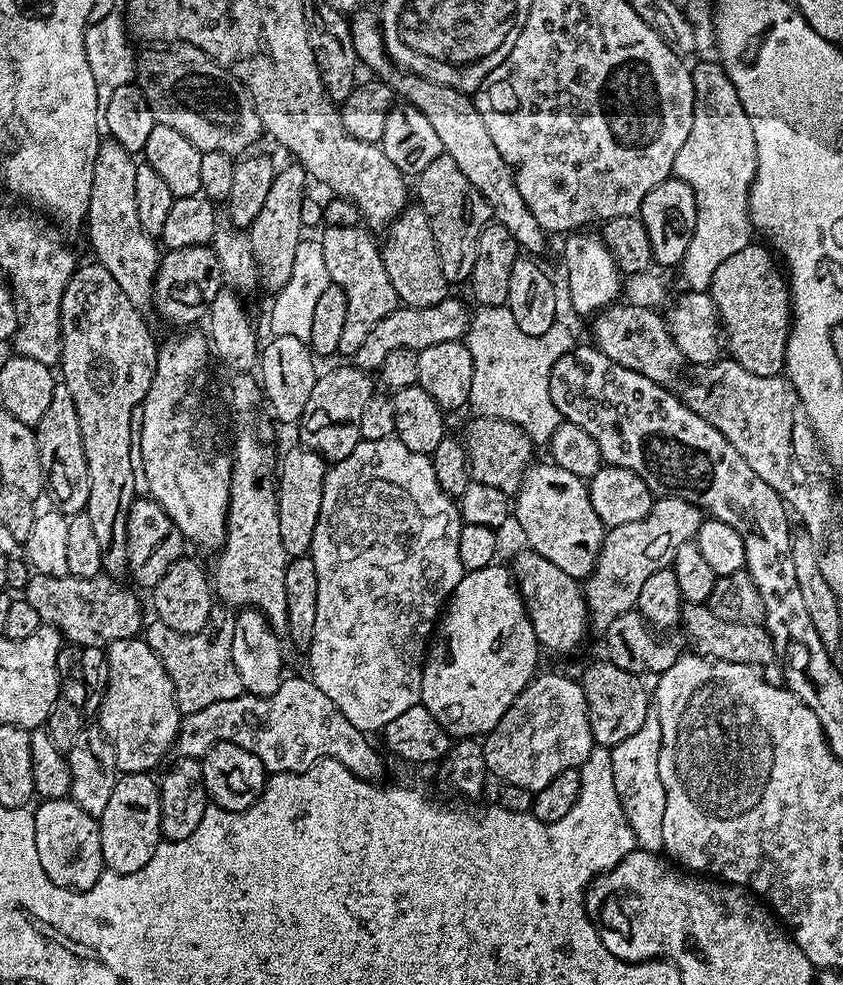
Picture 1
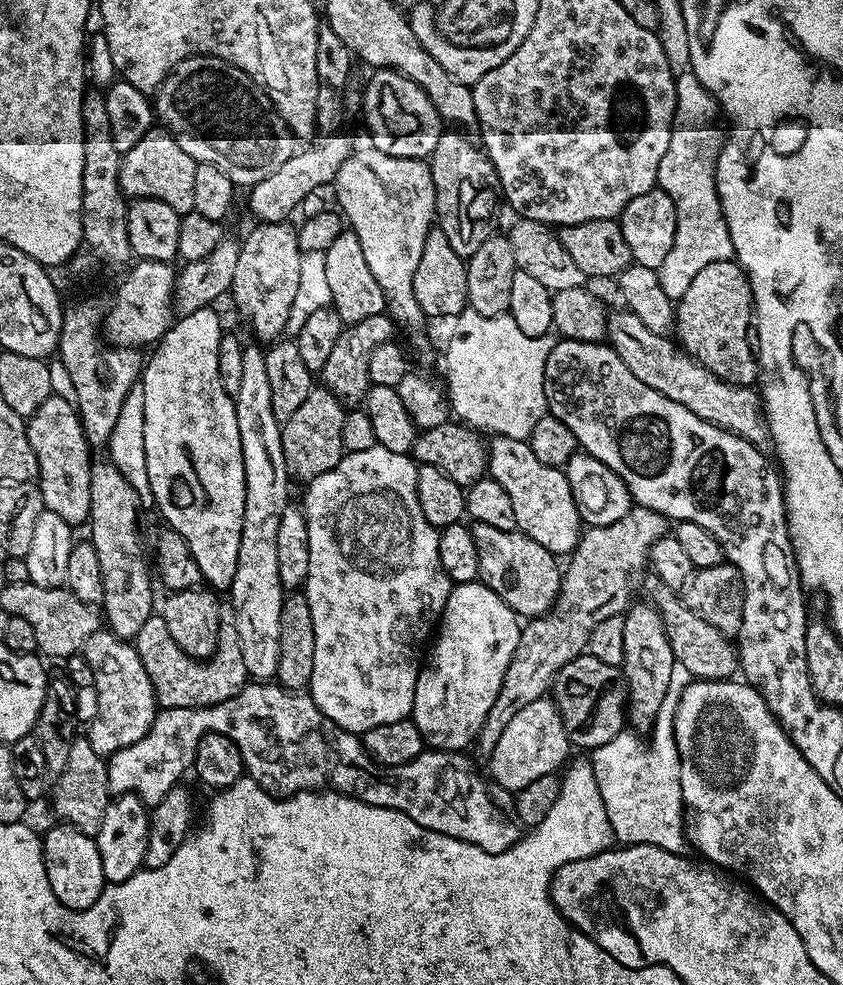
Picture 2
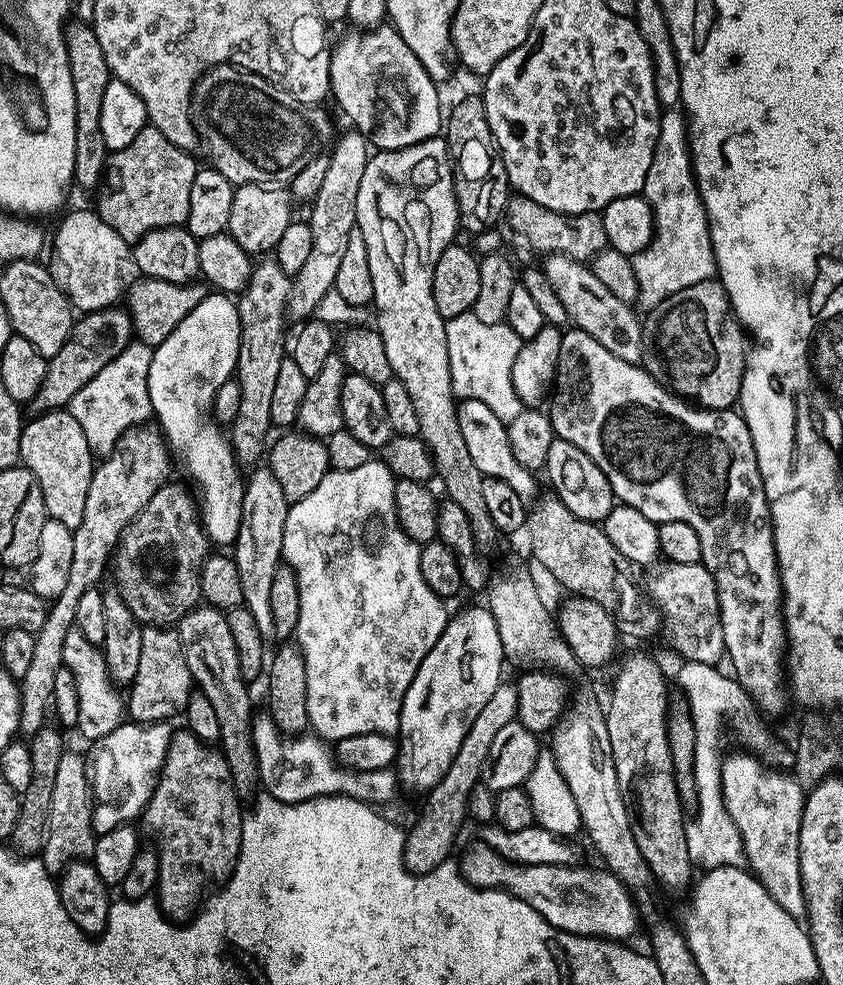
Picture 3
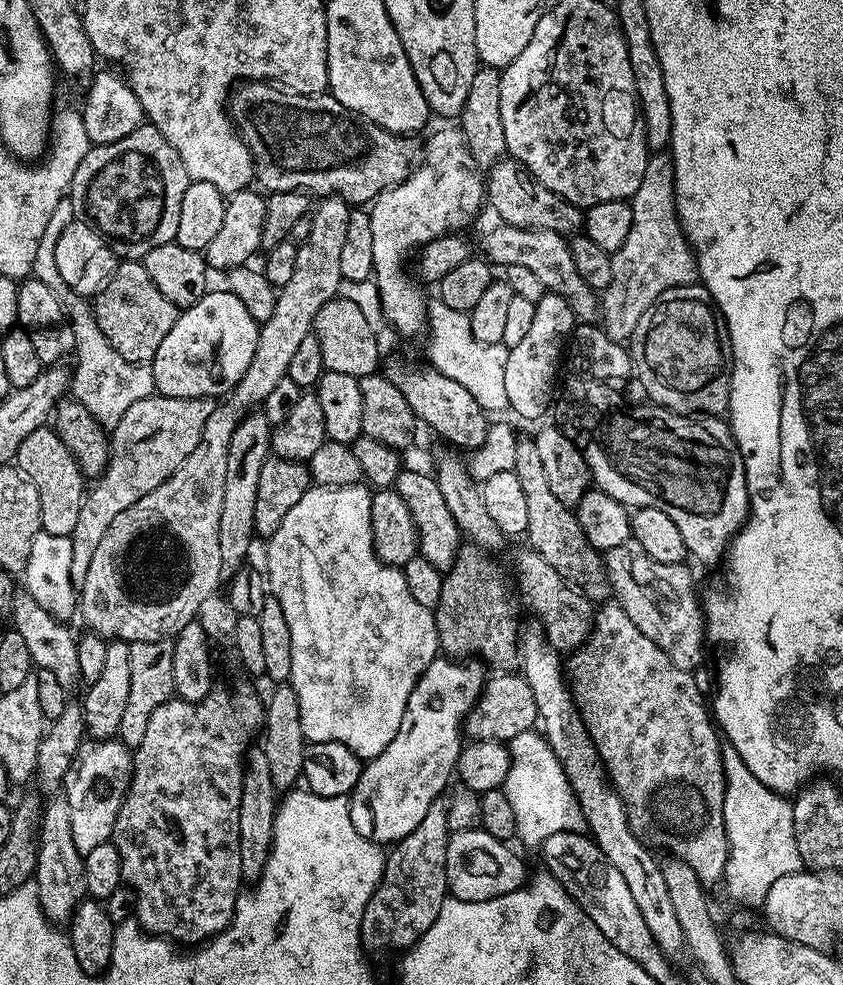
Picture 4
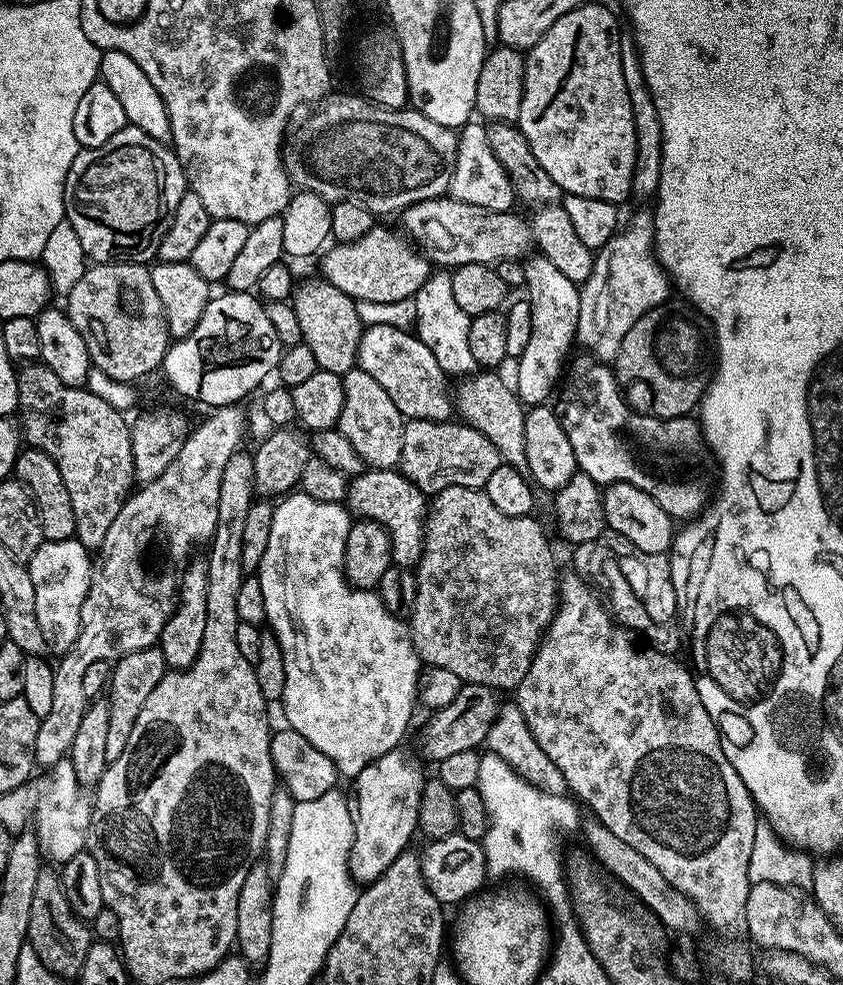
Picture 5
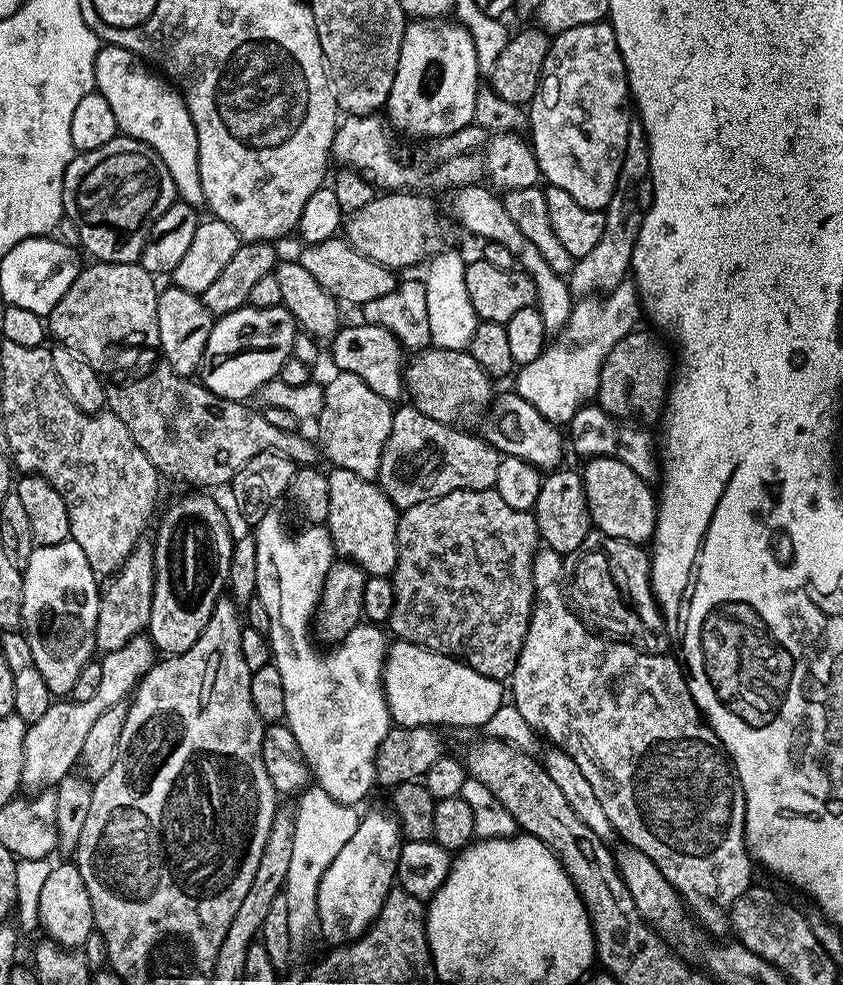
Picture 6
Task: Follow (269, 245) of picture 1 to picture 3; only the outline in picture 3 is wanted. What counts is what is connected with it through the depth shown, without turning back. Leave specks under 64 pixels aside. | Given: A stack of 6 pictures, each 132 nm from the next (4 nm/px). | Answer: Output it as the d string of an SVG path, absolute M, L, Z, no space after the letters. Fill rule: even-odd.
M264 258L252 269L244 291L236 300L238 322L240 323L240 345L234 378L240 387L238 412L230 425L230 443L237 464L252 466L265 455L268 428L273 427L270 418L270 401L277 380L278 370L286 358L286 336L284 320L288 310L288 299L293 277L287 276L275 259ZM232 431L232 432L231 432ZM268 436L268 437L267 437ZM264 439L265 444L264 444ZM256 460L256 461L255 461ZM248 464L248 465L247 465Z

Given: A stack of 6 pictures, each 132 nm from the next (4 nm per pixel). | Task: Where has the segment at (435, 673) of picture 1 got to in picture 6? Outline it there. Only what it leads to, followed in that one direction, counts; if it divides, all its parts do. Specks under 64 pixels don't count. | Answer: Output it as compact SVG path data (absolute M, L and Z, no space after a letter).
M372 812L361 819L358 830L354 830L354 838L338 850L338 858L330 862L322 876L316 918L319 935L324 935L329 945L339 946L362 936L376 921L384 899L394 887L402 833L395 815L385 812Z

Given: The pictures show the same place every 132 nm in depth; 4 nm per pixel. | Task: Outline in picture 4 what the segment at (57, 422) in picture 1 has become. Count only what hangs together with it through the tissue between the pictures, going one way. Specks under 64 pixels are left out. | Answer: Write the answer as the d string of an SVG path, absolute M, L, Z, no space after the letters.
M45 426L34 430L34 434L29 434L23 440L22 446L18 446L14 464L27 474L30 482L34 482L35 488L38 489L42 531L46 534L71 536L78 522L78 510L82 510L82 502L86 495L86 477L55 427Z

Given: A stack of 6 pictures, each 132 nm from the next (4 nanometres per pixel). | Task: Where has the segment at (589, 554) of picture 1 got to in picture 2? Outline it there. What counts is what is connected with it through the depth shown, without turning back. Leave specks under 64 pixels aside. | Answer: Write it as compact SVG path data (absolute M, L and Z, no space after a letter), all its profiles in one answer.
M493 435L490 440L488 472L491 479L497 480L502 490L510 494L519 531L534 538L538 546L554 554L570 554L575 550L582 535L582 521L563 468L538 462L538 454L534 454L528 440Z

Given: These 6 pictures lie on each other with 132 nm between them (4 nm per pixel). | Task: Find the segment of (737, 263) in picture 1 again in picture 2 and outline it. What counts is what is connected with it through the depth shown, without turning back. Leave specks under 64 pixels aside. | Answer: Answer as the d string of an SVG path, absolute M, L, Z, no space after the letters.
M731 259L710 262L710 266L698 270L698 274L694 274L694 282L690 282L690 290L682 294L674 312L682 312L682 316L688 312L692 314L694 302L700 302L700 342L678 342L679 347L720 380L728 384L755 385L758 380L758 356L753 341L752 344L748 341L748 332L750 336L754 324L754 305L752 287L748 285L748 276L743 268Z

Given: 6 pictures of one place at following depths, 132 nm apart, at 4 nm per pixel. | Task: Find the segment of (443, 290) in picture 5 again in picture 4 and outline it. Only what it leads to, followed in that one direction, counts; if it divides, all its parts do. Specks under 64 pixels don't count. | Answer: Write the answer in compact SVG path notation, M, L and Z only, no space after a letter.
M439 298L433 299L428 306L428 323L426 325L426 337L428 336L428 354L432 358L430 360L431 367L438 369L442 374L446 374L446 378L454 378L454 382L458 382L458 386L466 386L466 390L470 390L470 394L474 394L474 398L484 407L485 413L505 411L508 408L508 399L506 398L506 358L508 357L508 349L500 346L495 349L496 352L491 356L489 349L485 345L478 342L478 338L474 338L474 330L470 330L470 318L468 313L459 312L458 310L450 310L450 306L446 306Z

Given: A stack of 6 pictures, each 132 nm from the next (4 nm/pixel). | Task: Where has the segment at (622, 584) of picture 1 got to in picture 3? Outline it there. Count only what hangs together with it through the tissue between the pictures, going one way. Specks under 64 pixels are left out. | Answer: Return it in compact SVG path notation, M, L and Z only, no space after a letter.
M502 682L478 718L474 718L474 726L466 730L466 738L462 738L462 746L458 754L454 754L454 762L450 762L450 770L442 774L442 782L433 786L427 793L428 802L424 806L424 813L416 820L416 825L407 829L404 838L404 864L413 874L423 874L434 870L438 865L453 855L452 847L456 844L456 835L460 832L460 823L468 816L468 799L470 790L481 783L486 764L486 754L490 754L490 745L495 736L502 731L502 726L513 723L516 720L516 707L518 706L518 694L516 685L512 682Z

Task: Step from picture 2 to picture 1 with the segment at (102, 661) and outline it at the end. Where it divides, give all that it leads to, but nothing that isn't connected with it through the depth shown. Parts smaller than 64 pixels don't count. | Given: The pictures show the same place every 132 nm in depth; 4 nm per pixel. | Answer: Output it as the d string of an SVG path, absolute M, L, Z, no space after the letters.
M143 638L115 640L107 645L110 678L100 704L98 727L116 751L116 766L121 773L153 771L160 756L173 751L180 735L182 713L176 701L172 680L166 674L158 654Z

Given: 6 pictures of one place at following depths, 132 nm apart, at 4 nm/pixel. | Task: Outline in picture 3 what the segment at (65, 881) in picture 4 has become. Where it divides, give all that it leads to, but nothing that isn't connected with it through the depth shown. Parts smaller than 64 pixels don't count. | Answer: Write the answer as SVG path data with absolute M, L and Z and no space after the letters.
M66 750L58 762L54 777L54 791L50 801L50 818L46 830L46 842L42 859L46 870L53 874L63 873L76 860L88 860L96 849L97 832L92 825L92 785L88 778L88 762L72 750Z

